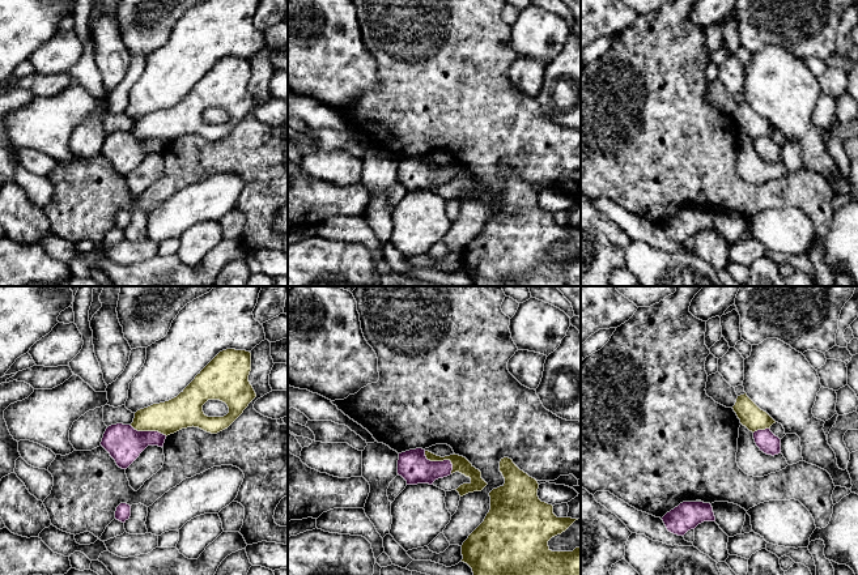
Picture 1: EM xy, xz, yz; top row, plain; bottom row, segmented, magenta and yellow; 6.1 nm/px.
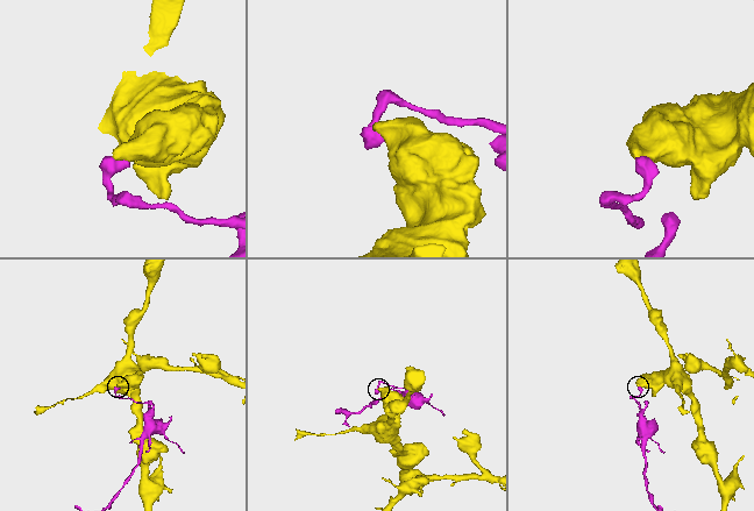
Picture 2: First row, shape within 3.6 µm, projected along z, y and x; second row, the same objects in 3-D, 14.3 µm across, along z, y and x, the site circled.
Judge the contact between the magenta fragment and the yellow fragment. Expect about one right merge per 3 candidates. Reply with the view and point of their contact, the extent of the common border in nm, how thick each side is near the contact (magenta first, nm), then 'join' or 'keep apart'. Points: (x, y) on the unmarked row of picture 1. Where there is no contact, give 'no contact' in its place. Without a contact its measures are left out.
meets magenta in xz at (441, 169); contact 220 nm long; 190 nm thick on the magenta side, 100 nm on the other; keep apart

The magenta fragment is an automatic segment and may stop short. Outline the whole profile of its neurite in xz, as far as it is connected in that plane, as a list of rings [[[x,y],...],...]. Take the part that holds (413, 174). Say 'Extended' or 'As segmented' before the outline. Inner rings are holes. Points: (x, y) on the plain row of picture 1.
As segmented. [[[422,156],[399,161],[398,182],[407,188],[407,192],[433,192],[436,187],[450,183],[451,178],[453,171],[450,167],[430,169]]]

